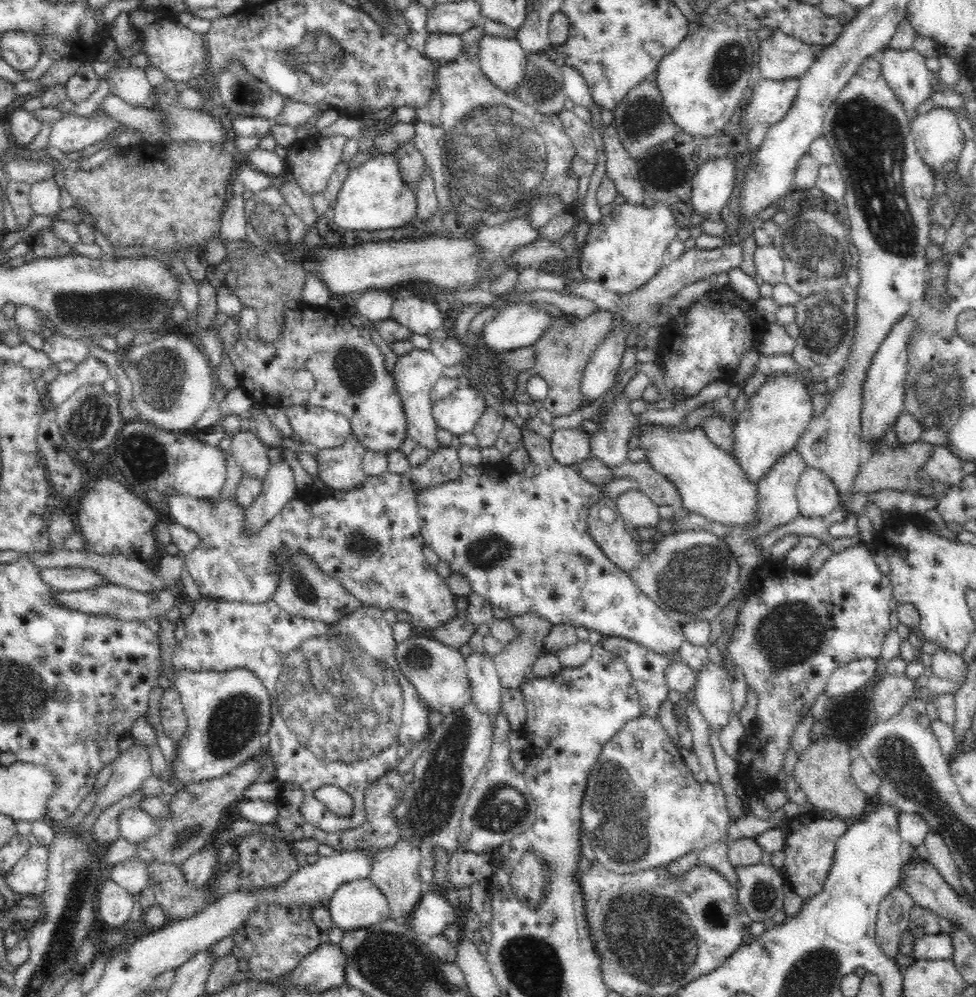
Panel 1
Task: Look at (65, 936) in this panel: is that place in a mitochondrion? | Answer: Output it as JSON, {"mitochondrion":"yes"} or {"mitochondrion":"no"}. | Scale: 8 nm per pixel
{"mitochondrion":"yes"}

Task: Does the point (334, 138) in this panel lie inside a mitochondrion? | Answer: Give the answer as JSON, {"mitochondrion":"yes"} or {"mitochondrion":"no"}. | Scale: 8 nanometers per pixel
{"mitochondrion":"no"}

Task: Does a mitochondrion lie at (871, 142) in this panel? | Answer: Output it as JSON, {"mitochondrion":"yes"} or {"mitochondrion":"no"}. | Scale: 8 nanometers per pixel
{"mitochondrion":"yes"}

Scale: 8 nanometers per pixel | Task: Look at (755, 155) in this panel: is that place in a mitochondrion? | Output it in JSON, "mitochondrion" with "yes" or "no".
{"mitochondrion":"no"}

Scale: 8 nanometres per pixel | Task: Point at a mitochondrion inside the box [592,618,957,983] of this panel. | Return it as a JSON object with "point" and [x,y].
{"point":[762,896]}

